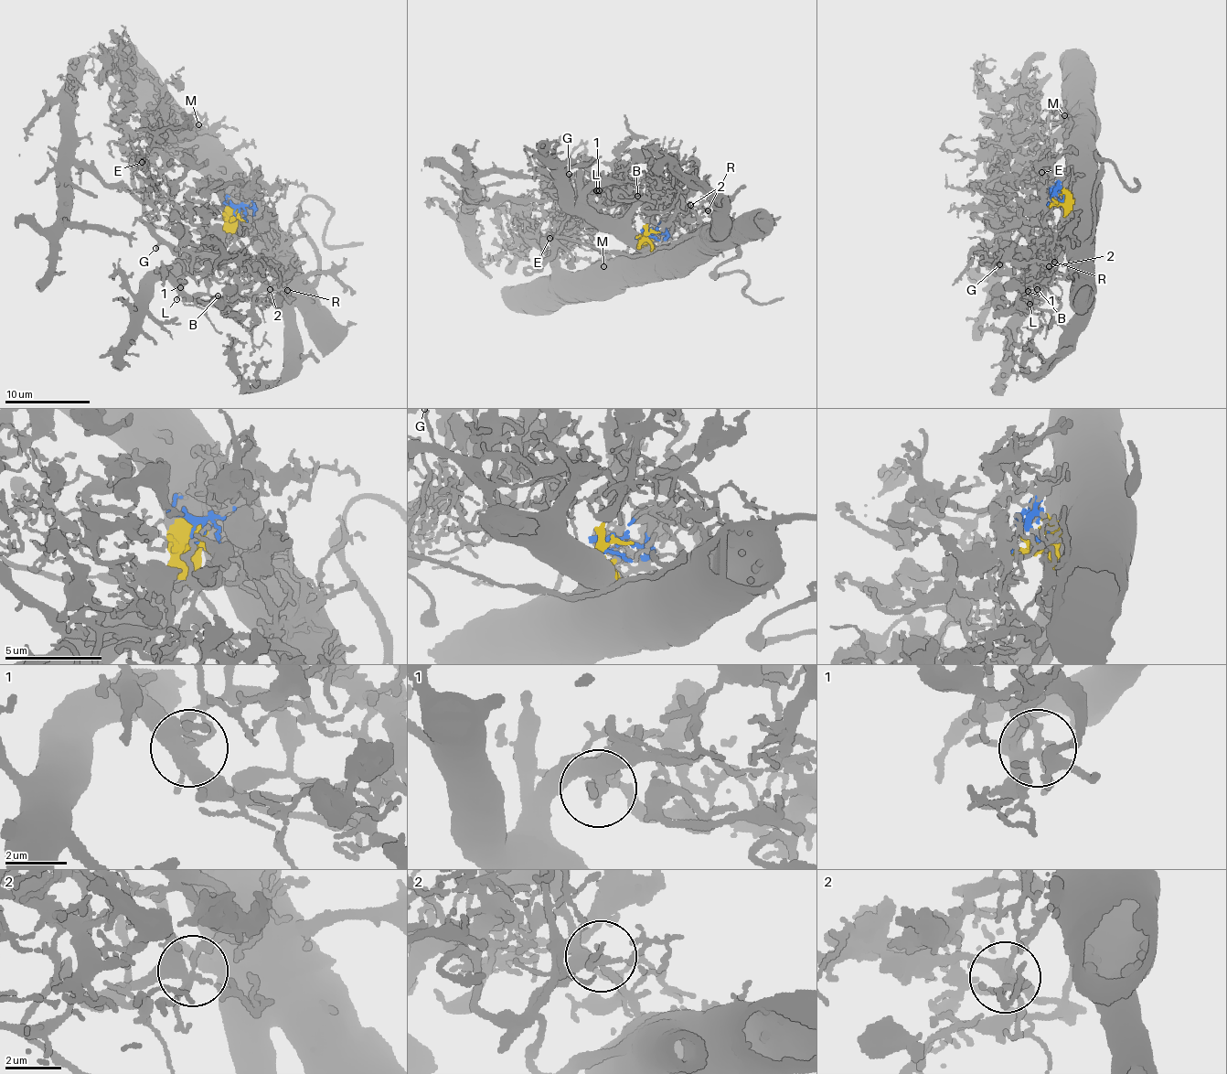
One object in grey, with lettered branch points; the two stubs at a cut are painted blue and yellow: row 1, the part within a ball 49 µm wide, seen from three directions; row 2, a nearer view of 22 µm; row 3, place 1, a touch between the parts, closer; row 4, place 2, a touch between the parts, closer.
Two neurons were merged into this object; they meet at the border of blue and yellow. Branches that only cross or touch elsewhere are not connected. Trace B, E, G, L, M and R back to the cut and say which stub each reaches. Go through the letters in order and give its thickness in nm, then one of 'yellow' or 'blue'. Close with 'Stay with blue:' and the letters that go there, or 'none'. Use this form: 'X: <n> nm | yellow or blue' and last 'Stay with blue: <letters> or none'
B: 100 nm | blue
E: 150 nm | blue
G: 140 nm | yellow
L: 160 nm | blue
M: 160 nm | yellow
R: 100 nm | blue
Stay with blue: B, E, L, R

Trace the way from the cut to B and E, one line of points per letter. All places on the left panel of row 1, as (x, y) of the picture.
B: (238, 212), (266, 242), (272, 272), (254, 292), (233, 286), (224, 305), (197, 300), (218, 295)
E: (238, 212), (262, 235), (266, 260), (189, 224), (173, 210), (171, 184), (143, 162)

